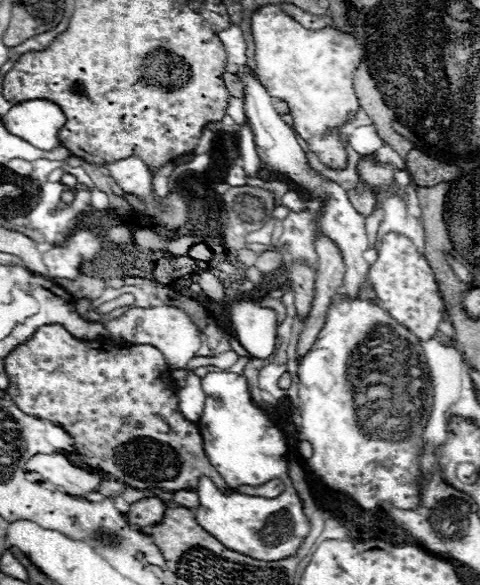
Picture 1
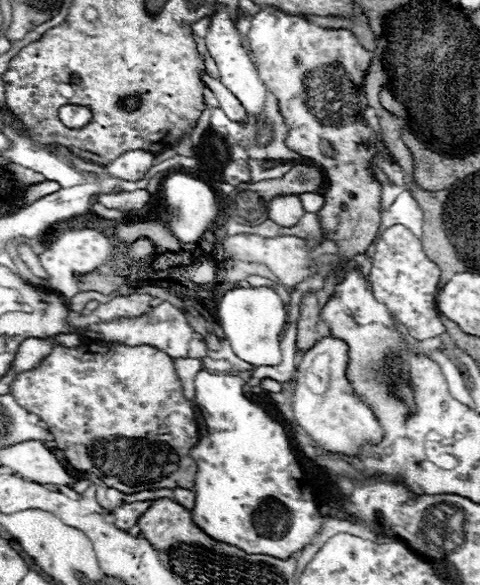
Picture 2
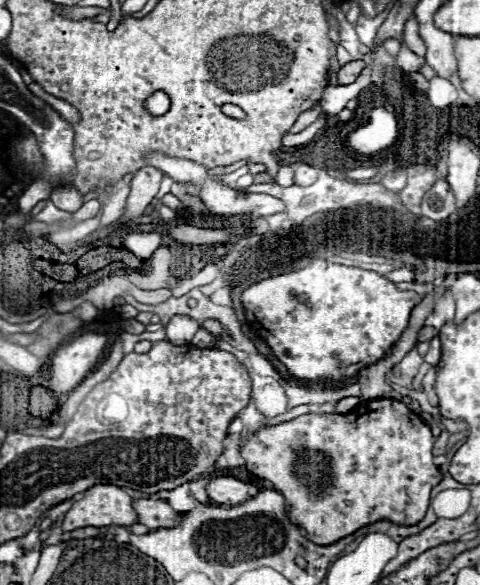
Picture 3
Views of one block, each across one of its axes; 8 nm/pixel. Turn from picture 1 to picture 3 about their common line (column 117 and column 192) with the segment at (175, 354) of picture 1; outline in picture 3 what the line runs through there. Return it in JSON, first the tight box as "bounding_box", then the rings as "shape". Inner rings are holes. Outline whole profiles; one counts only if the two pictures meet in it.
{"bounding_box":[166,316,200,346],"shape":[[[174,316],[174,318],[166,324],[168,342],[172,342],[172,344],[176,344],[176,346],[188,344],[198,330],[200,330],[200,324],[198,324],[196,320],[192,320],[190,316]]]}

